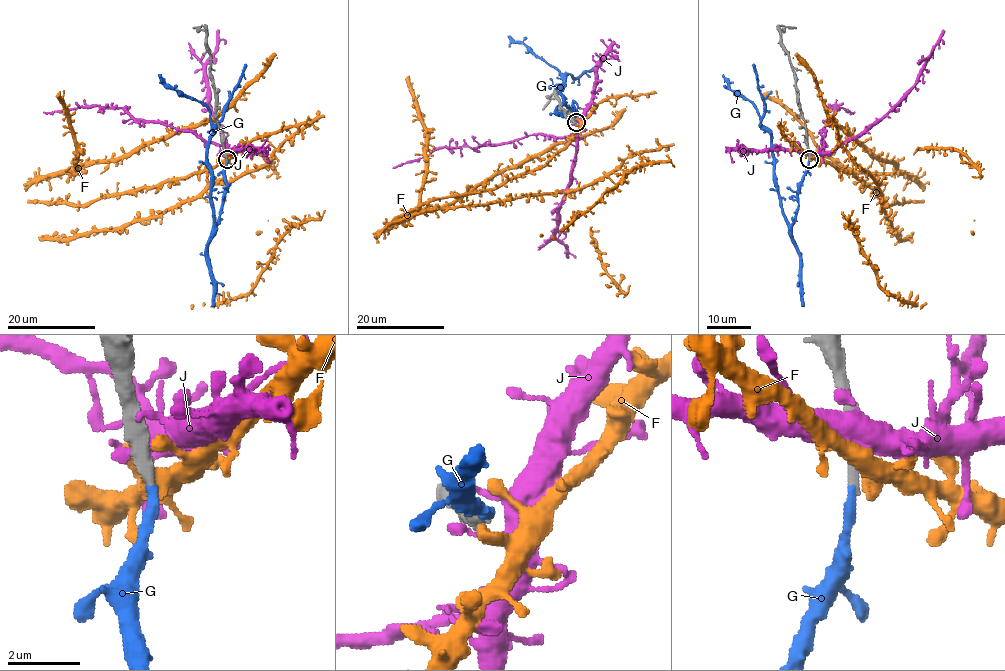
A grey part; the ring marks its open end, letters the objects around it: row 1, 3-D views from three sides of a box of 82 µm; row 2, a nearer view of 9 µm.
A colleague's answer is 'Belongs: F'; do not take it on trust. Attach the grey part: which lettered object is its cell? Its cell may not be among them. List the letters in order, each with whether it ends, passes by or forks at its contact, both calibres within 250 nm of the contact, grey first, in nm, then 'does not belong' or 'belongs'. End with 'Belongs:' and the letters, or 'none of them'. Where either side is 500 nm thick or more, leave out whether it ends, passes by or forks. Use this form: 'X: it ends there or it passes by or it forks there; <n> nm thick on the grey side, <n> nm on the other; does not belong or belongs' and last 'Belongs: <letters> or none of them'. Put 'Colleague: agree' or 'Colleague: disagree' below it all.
F: 480 nm thick on the grey side, 500 nm on the other; does not belong
G: it ends there; 360 nm thick on the grey side, 280 nm on the other; belongs
J: 550 nm thick on the grey side, 240 nm on the other; does not belong
Belongs: G
Colleague: disagree

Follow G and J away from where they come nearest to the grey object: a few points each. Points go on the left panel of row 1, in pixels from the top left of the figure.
G: (227, 159), (216, 224), (207, 162), (210, 113), (158, 74)
J: (224, 155), (229, 153), (220, 145), (169, 125), (134, 120), (118, 107), (87, 106), (43, 112)

